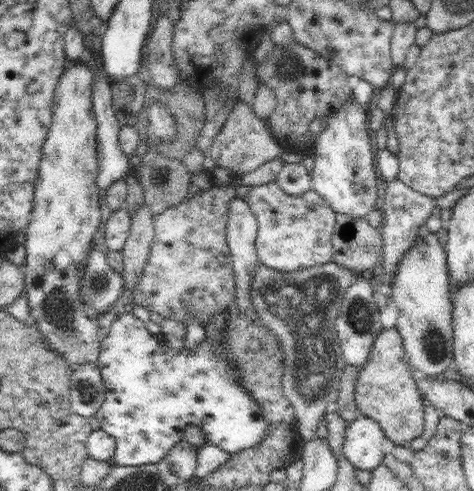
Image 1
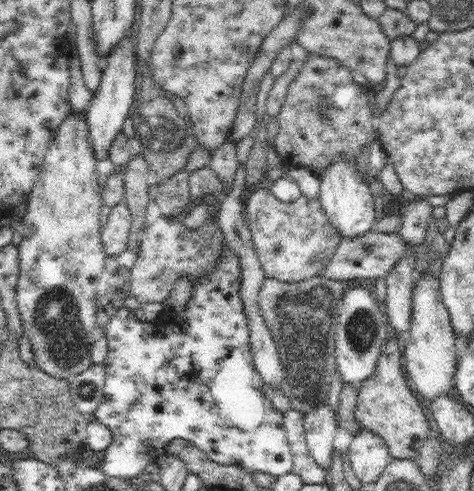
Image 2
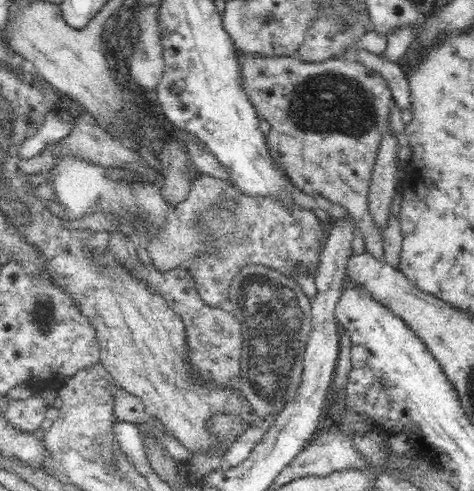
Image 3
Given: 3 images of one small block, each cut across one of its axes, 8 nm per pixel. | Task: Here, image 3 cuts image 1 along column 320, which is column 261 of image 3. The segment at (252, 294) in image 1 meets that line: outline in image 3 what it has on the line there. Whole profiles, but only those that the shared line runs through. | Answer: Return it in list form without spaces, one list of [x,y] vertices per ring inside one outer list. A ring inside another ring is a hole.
[[[254,264],[240,270],[230,286],[234,316],[242,324],[244,352],[240,362],[242,396],[250,402],[252,430],[270,414],[280,414],[294,400],[304,374],[304,352],[312,332],[312,300],[294,278]]]

